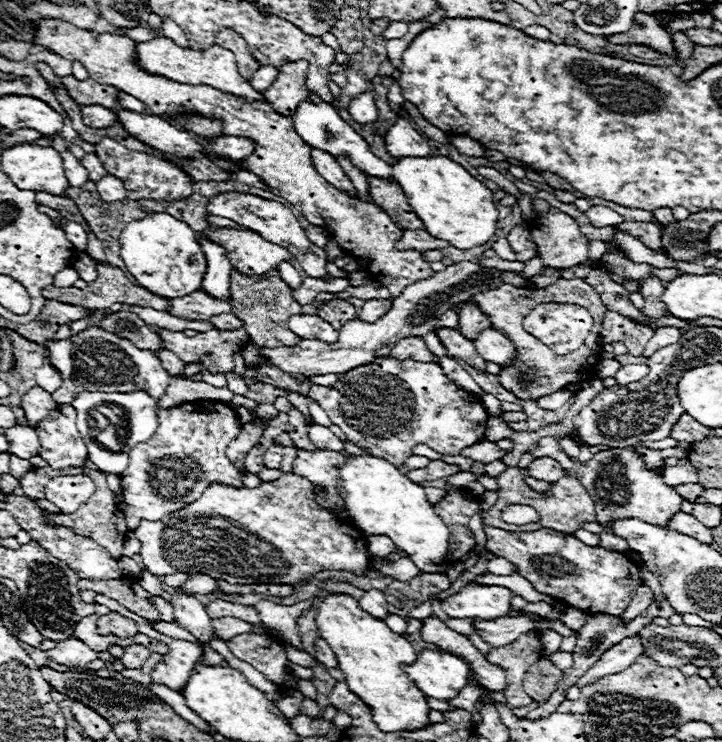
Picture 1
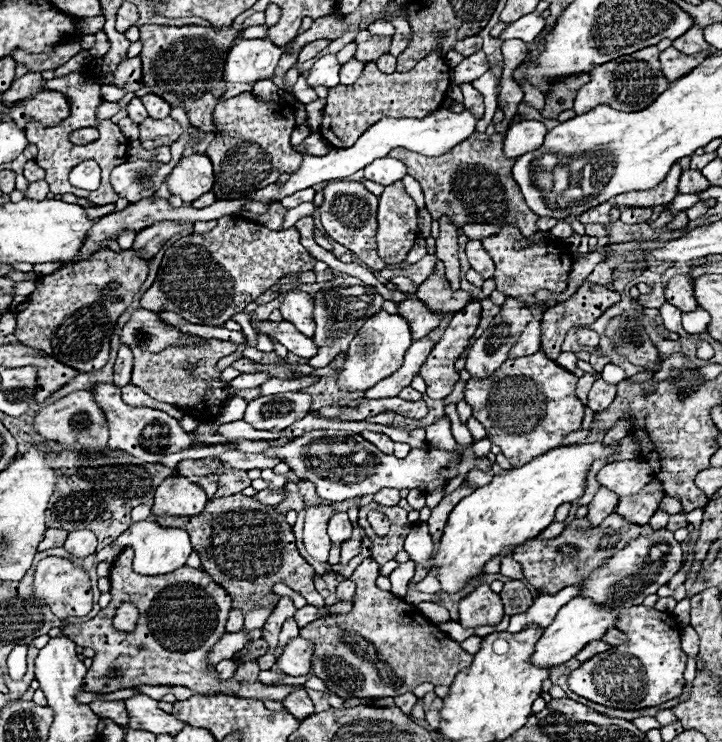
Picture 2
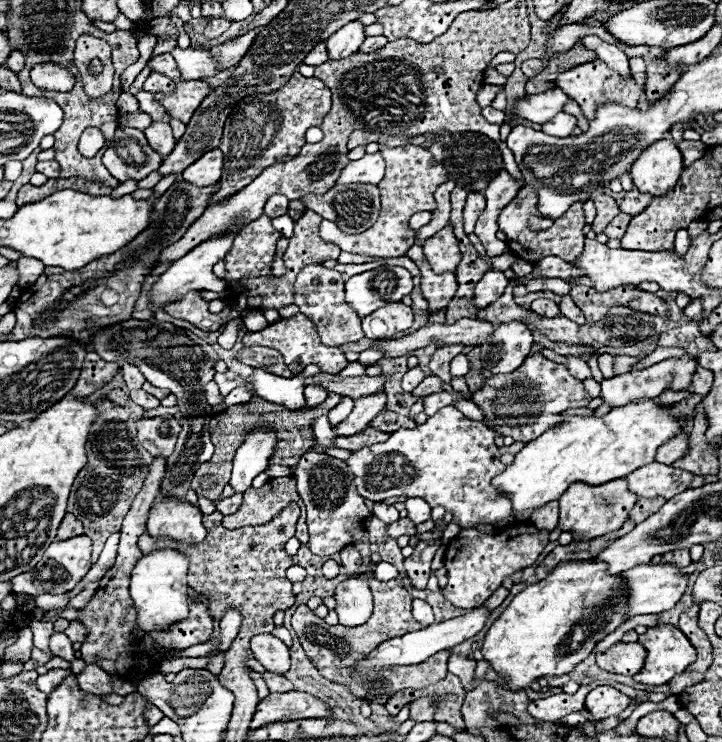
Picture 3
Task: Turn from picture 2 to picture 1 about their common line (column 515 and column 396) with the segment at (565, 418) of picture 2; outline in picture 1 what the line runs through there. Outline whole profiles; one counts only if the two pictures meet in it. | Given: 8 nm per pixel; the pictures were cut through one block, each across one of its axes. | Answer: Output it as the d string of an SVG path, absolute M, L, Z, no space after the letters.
M388 358L354 368L344 376L348 378L348 398L344 396L344 390L340 392L332 386L296 382L272 364L258 368L256 374L260 382L288 386L292 392L312 396L326 410L332 424L340 426L354 444L396 466L412 456L416 444L426 444L440 454L456 456L464 448L484 440L486 434L488 412L482 400L458 388L434 362Z

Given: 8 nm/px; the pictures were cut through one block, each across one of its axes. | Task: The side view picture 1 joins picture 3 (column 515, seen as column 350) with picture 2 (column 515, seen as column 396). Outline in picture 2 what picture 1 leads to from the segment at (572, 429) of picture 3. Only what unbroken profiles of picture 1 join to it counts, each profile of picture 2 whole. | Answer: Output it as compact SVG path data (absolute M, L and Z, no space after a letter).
M594 442L594 444L578 444L578 446L574 444L574 446L552 448L550 452L536 456L534 460L530 460L528 464L524 464L520 468L506 470L504 476L494 476L494 480L490 484L480 486L470 496L462 498L448 516L448 522L444 526L444 534L442 534L436 554L432 556L432 560L428 560L428 570L436 568L436 572L438 572L436 580L442 586L440 592L446 592L446 594L460 592L472 580L484 576L484 566L488 560L496 558L502 550L520 546L520 544L536 538L542 530L546 530L554 522L554 512L560 504L574 502L584 494L586 474L590 470L592 462L596 458L606 458L614 446L616 446L616 442L608 448L602 448L600 442Z

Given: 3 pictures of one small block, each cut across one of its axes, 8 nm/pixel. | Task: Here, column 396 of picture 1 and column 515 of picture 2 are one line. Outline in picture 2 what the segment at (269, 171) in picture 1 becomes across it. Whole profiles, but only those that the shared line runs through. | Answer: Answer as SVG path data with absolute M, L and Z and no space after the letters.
M508 224L508 226L502 226L498 236L490 236L488 240L482 240L482 248L492 256L496 264L496 274L494 274L496 290L506 296L518 296L520 300L528 304L548 304L548 306L558 304L558 302L538 302L534 294L538 290L550 290L558 294L566 290L568 276L572 270L572 260L570 260L568 250L564 250L564 244L560 246L552 242L542 242L536 246L528 246L524 250L514 250L514 242L520 238L522 238L520 230Z

